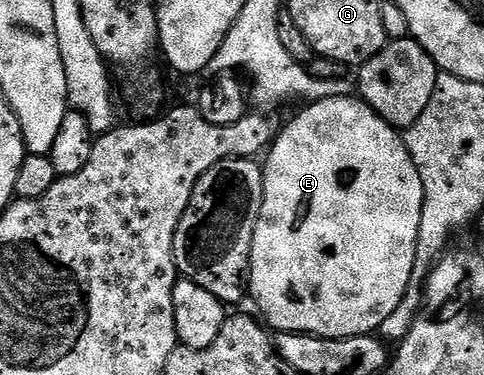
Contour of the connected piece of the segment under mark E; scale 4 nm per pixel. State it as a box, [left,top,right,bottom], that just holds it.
[250,97,424,337]

